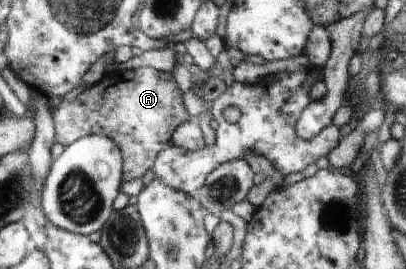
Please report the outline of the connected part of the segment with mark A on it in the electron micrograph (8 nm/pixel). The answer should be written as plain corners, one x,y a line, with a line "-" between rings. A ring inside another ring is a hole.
148,67
133,70
111,68
101,81
71,101
64,99
53,109
53,119
57,119
57,143
69,145
91,133
111,137
117,147
121,147
122,181
141,180
156,163
160,151
171,143
173,132
180,123
194,118
185,110
183,92
171,72

